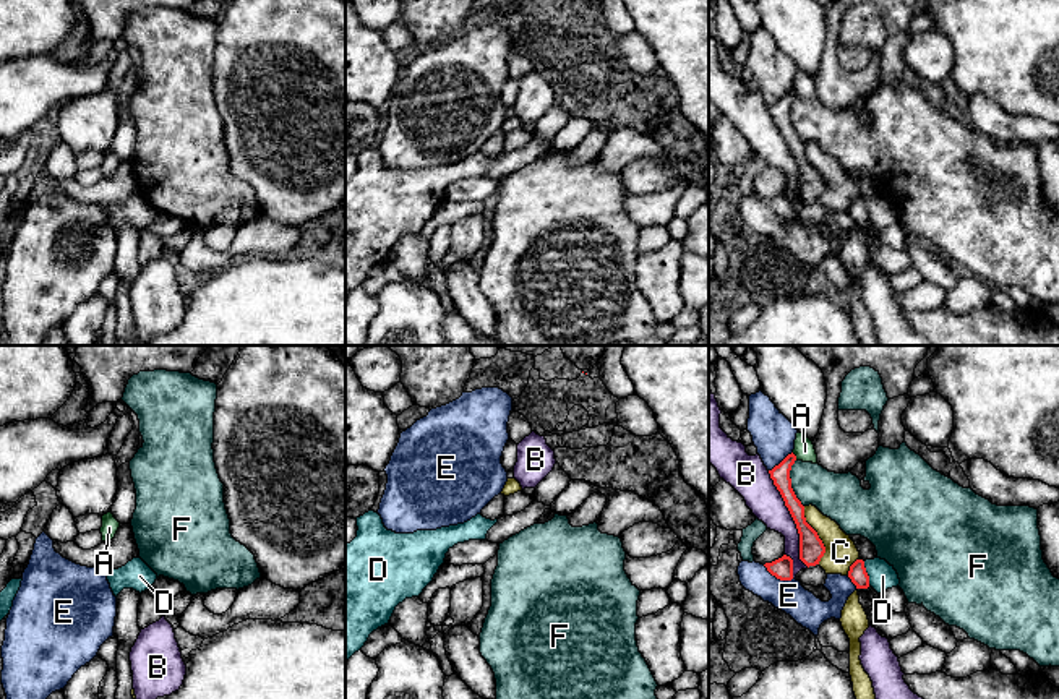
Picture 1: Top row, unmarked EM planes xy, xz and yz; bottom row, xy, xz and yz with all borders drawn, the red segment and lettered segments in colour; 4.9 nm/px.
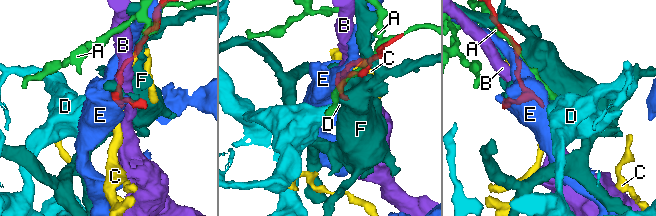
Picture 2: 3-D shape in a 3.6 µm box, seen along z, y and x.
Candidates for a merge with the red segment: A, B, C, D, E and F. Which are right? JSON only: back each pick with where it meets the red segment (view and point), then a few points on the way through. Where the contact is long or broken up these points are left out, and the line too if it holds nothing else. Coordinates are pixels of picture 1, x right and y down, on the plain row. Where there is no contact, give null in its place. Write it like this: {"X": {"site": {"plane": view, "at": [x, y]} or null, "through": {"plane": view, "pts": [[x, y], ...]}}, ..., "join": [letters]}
{"join": []}

